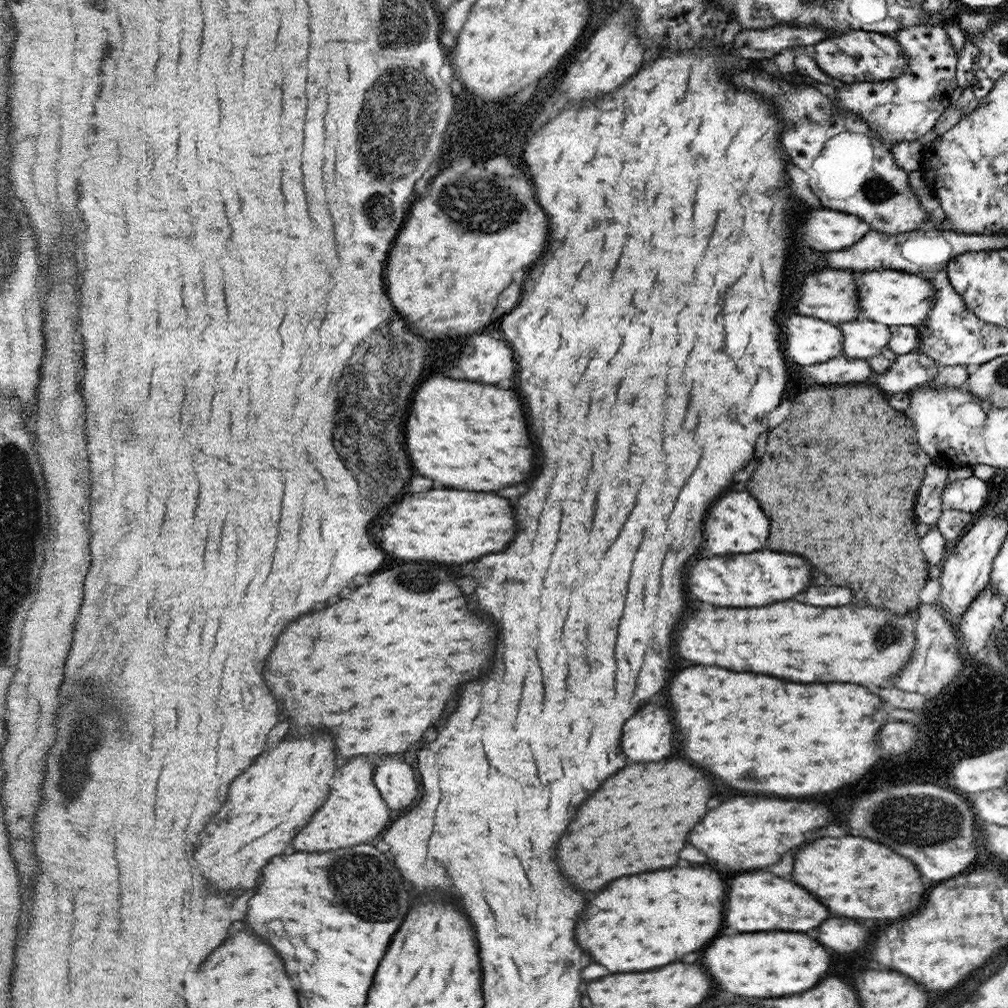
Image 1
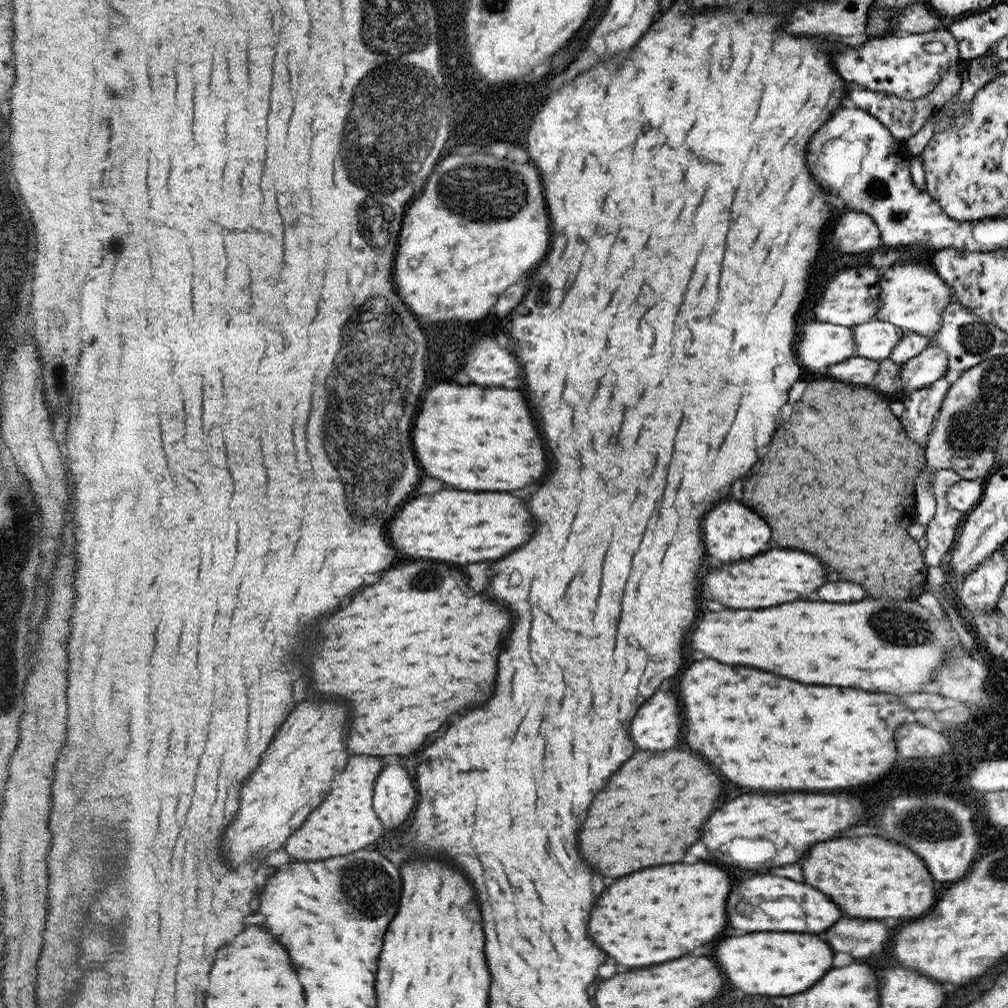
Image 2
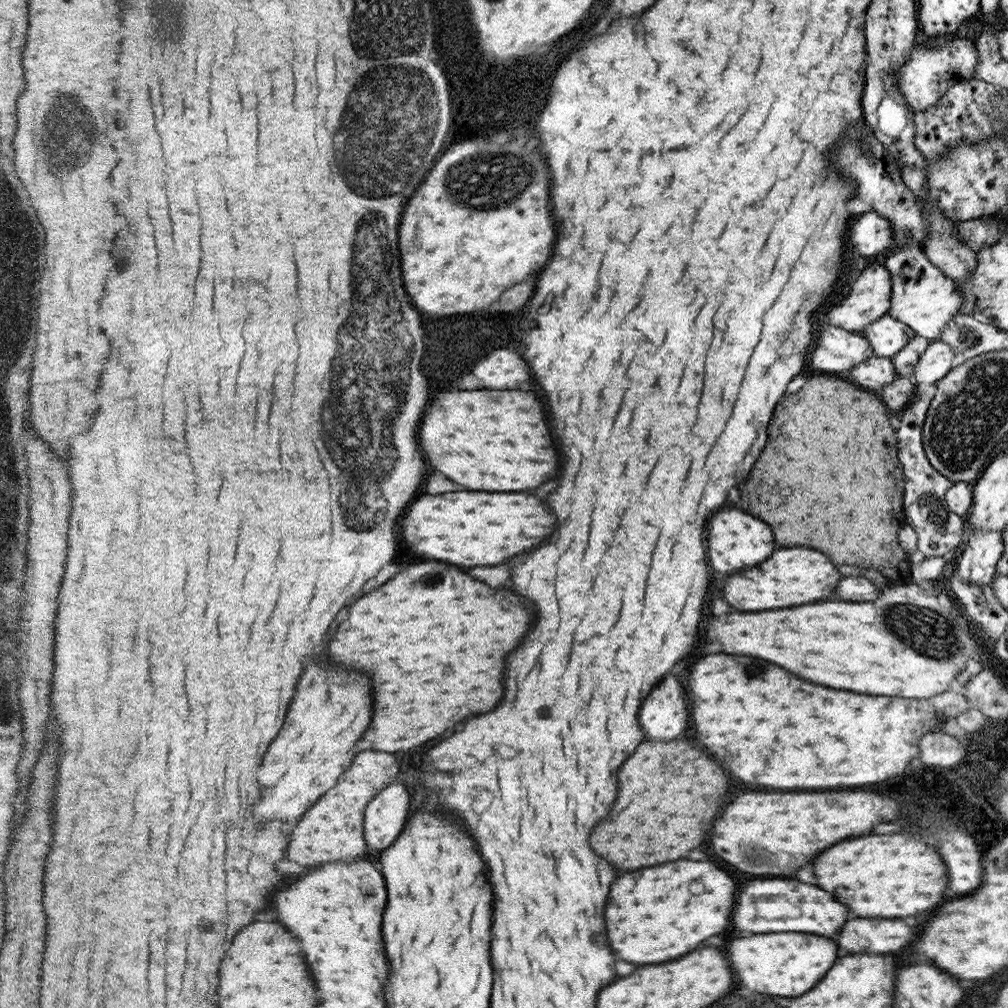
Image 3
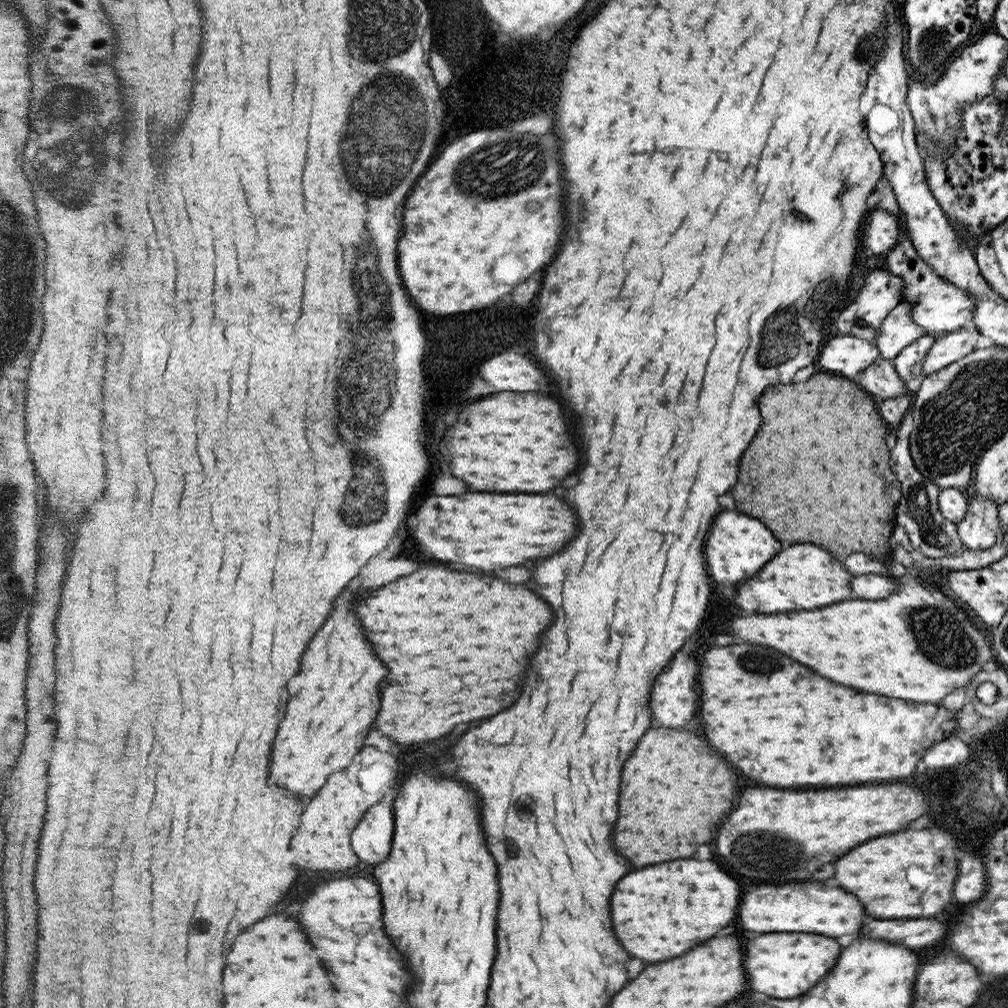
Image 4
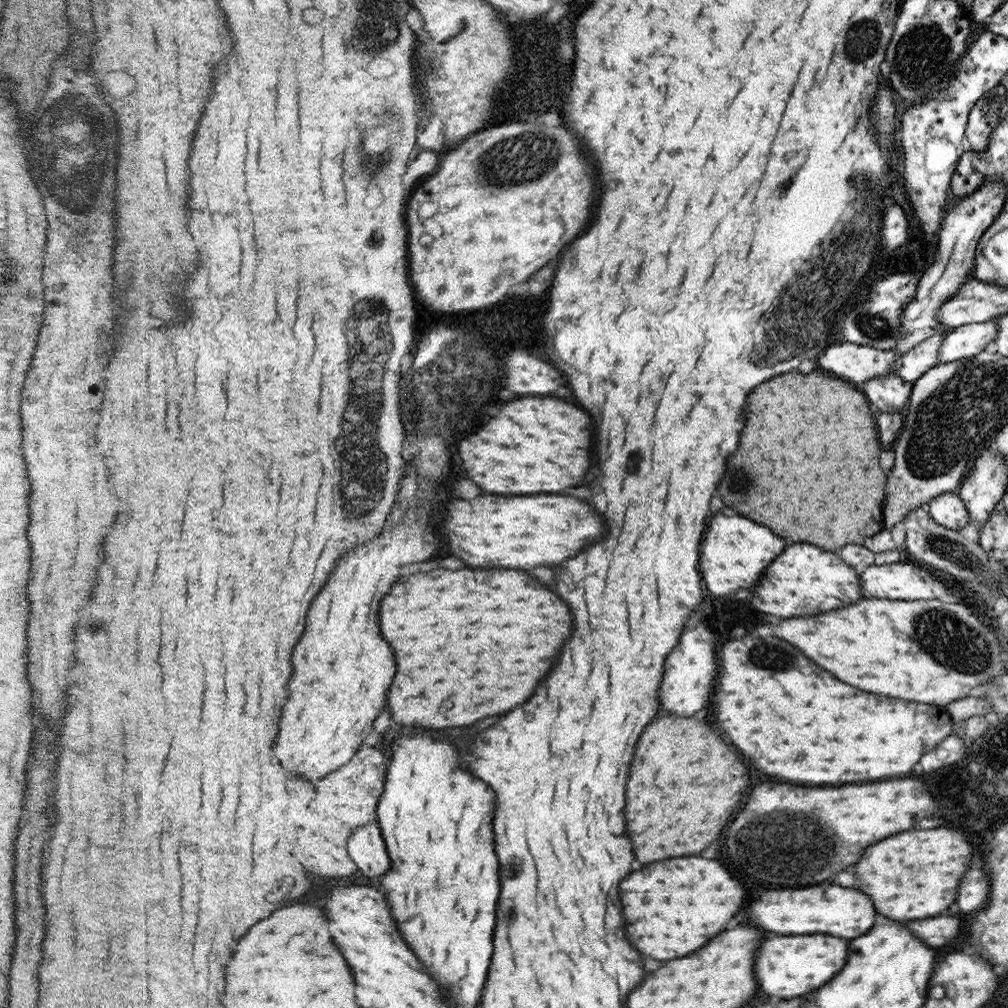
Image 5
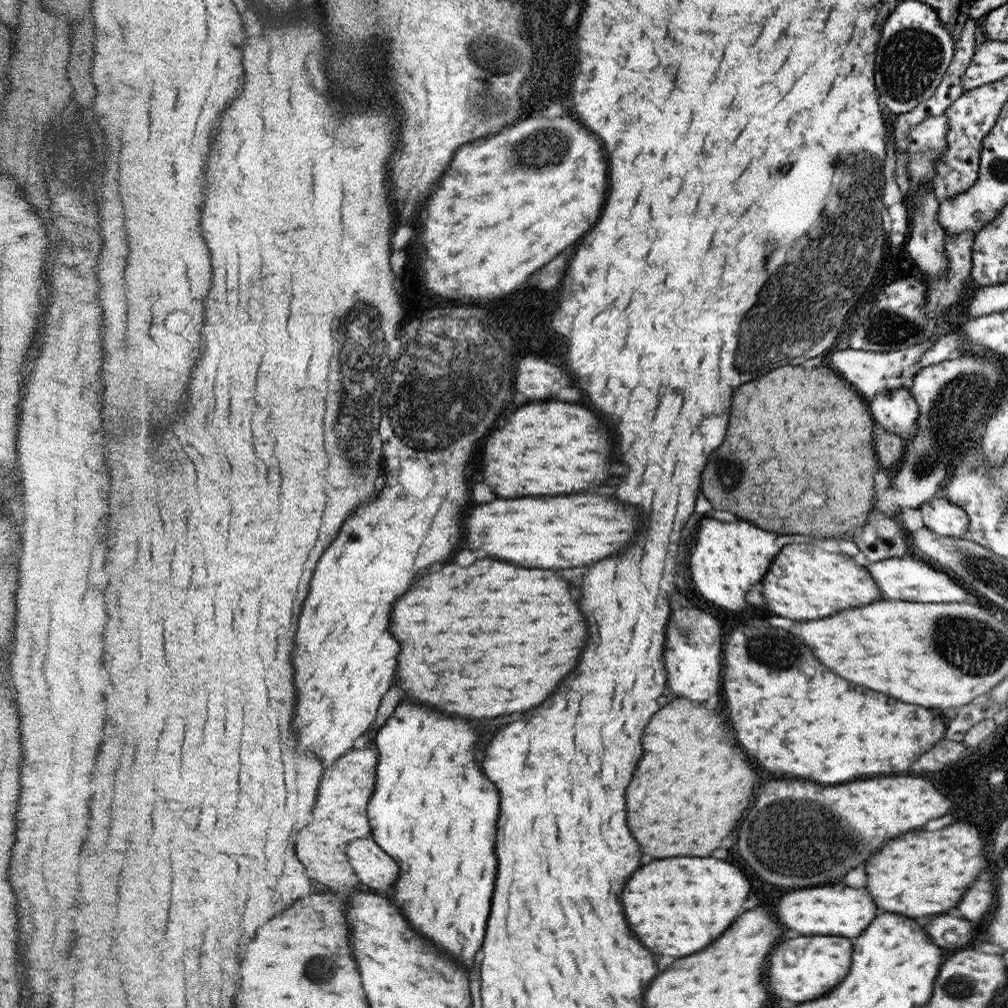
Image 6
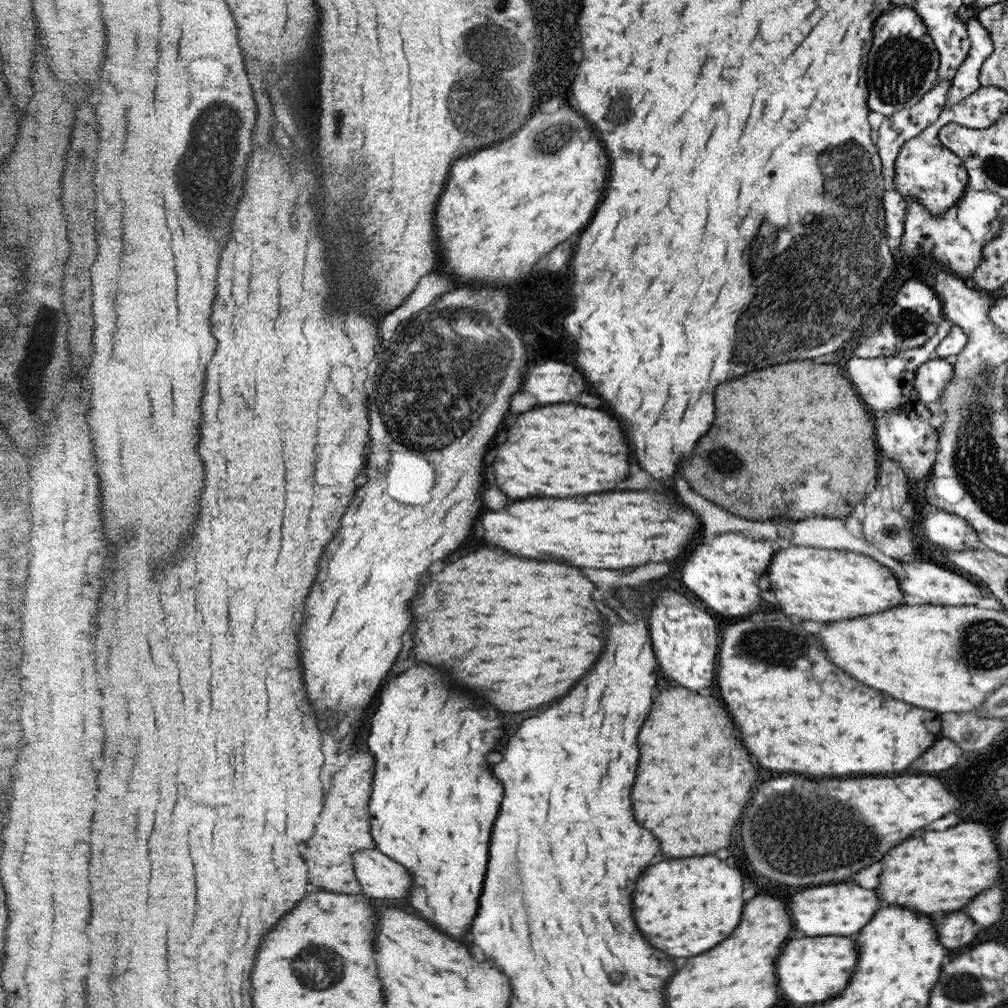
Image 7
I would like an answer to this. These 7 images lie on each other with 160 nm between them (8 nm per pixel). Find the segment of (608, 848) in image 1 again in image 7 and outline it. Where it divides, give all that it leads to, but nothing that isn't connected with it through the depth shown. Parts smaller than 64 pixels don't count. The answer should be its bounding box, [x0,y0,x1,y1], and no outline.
[632,686,756,858]

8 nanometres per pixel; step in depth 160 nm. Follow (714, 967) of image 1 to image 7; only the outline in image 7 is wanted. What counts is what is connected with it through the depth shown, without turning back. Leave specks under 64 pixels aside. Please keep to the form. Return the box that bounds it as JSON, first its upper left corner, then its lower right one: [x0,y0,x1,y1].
[778,938,858,1004]

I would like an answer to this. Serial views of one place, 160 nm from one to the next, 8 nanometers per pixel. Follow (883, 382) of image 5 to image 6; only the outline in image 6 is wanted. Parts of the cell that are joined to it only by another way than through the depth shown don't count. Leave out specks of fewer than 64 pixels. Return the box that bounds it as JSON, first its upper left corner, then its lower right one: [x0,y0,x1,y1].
[870,388,920,448]

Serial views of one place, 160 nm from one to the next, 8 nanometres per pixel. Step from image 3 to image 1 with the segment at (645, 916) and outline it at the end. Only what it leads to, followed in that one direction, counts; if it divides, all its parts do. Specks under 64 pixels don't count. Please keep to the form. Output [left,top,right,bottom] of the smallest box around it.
[578,864,724,972]

